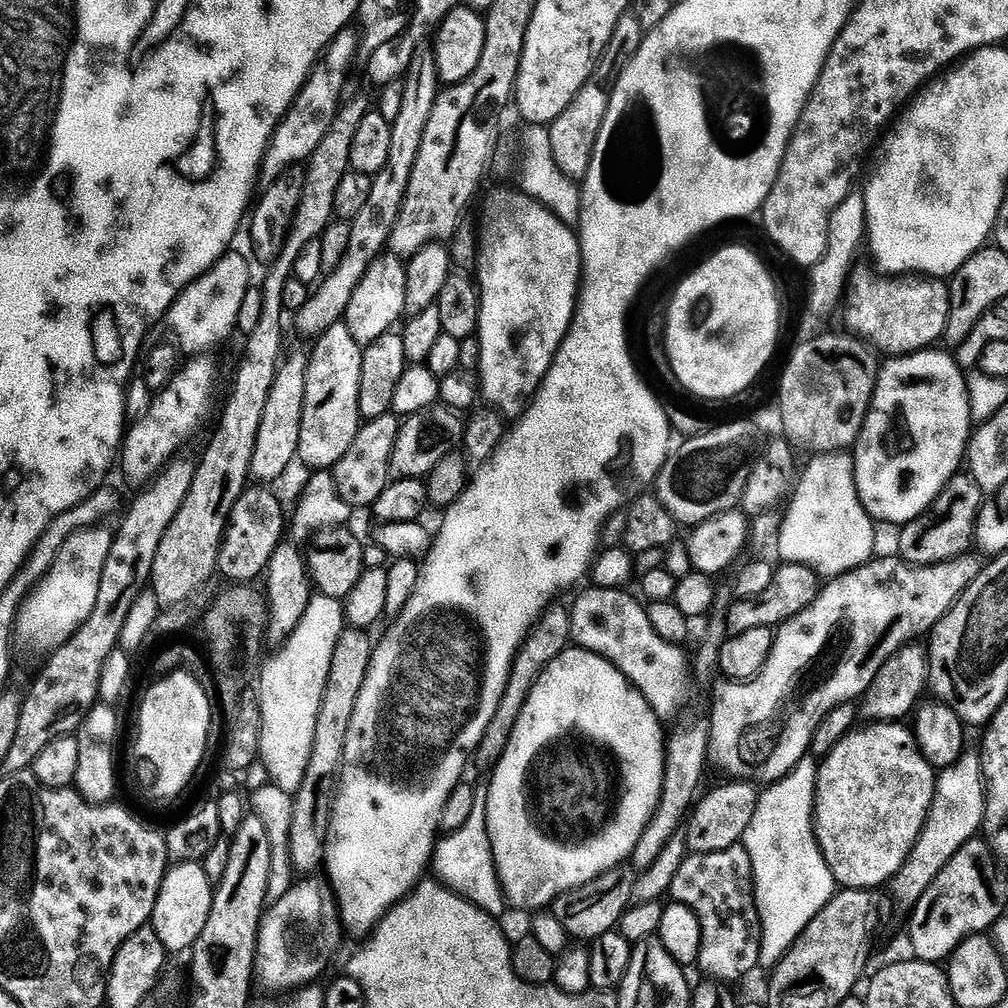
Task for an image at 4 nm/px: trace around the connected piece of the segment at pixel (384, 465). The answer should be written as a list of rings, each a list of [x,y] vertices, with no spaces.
[[[389,414],[382,418],[361,423],[354,443],[350,450],[338,461],[334,469],[337,490],[341,497],[351,505],[364,508],[375,505],[377,498],[388,488],[392,480],[390,464],[392,462],[392,451],[394,444],[398,442],[398,430],[402,423],[401,417],[396,414]]]

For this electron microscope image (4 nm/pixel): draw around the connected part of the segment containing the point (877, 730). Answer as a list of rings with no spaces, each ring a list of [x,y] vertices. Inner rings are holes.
[[[900,722],[869,724],[869,728],[860,726],[843,736],[838,746],[823,757],[816,774],[816,840],[841,889],[876,890],[879,884],[887,885],[918,842],[935,796],[937,773],[920,753],[913,729],[903,728]]]

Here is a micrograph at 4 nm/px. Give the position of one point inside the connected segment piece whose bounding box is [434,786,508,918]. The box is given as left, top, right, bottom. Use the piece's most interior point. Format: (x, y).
(464, 861)

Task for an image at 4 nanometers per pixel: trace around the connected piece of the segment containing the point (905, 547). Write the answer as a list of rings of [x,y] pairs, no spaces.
[[[953,476],[952,481],[940,491],[940,497],[921,516],[899,529],[899,555],[910,564],[938,564],[967,553],[976,538],[976,523],[980,519],[980,505],[983,503],[984,490],[975,476]]]

